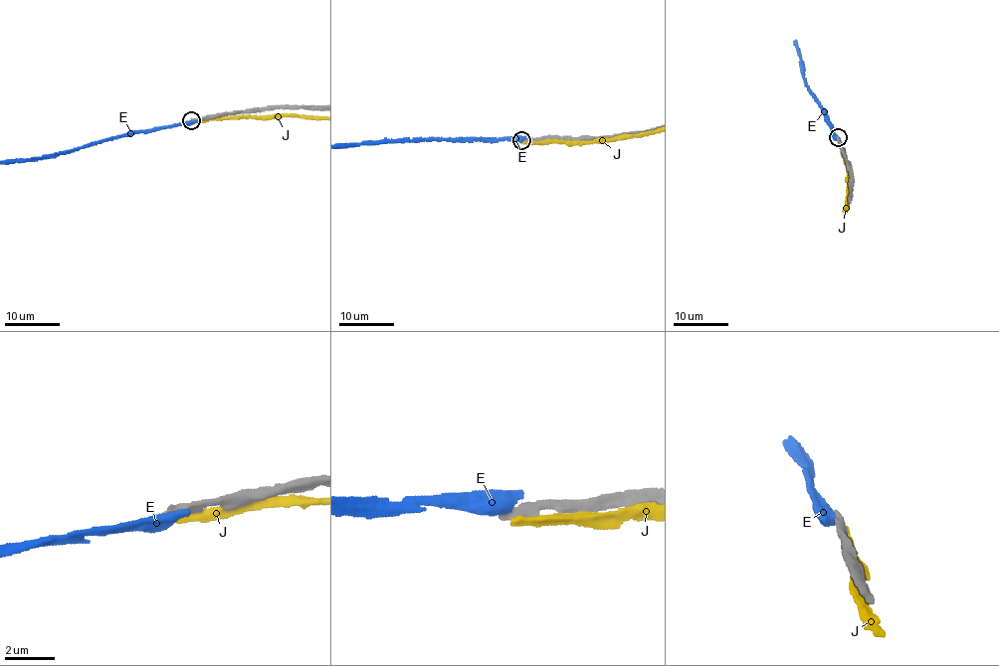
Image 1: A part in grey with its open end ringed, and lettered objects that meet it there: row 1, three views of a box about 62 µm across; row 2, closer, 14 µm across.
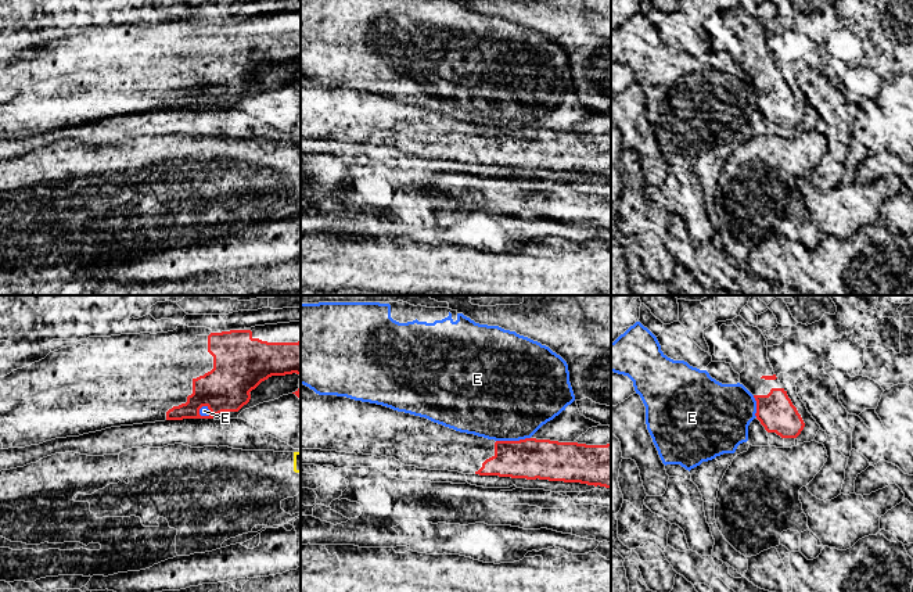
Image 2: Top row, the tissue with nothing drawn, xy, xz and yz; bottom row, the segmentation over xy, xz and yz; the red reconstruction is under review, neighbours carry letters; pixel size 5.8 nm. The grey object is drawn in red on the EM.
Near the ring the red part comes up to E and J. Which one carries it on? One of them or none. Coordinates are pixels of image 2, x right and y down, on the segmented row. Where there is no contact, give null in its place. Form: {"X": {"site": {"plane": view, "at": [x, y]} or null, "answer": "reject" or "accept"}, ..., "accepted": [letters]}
{"E": {"site": {"plane": "xz", "at": [513, 441]}, "answer": "reject"}, "J": {"site": null, "answer": "reject"}, "accepted": []}

